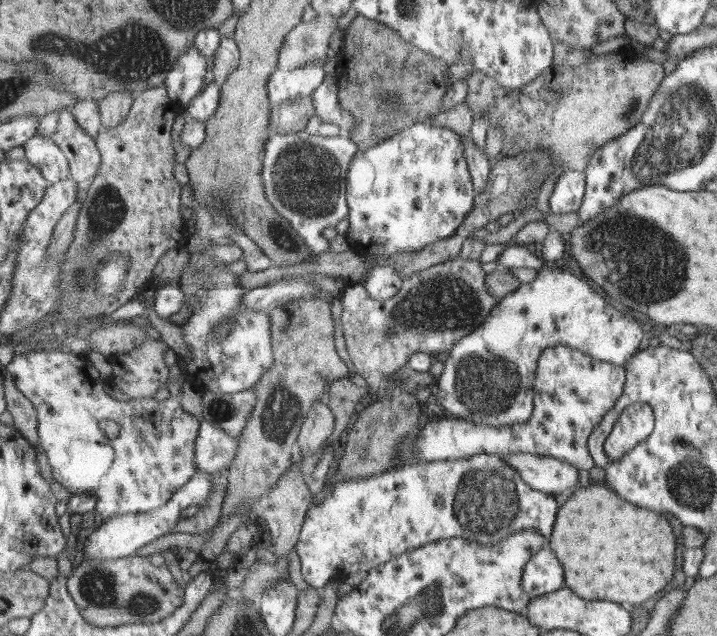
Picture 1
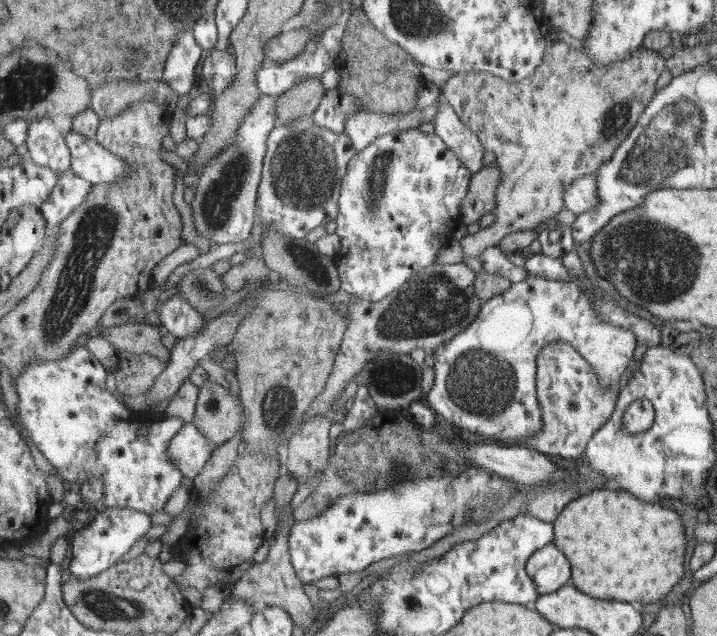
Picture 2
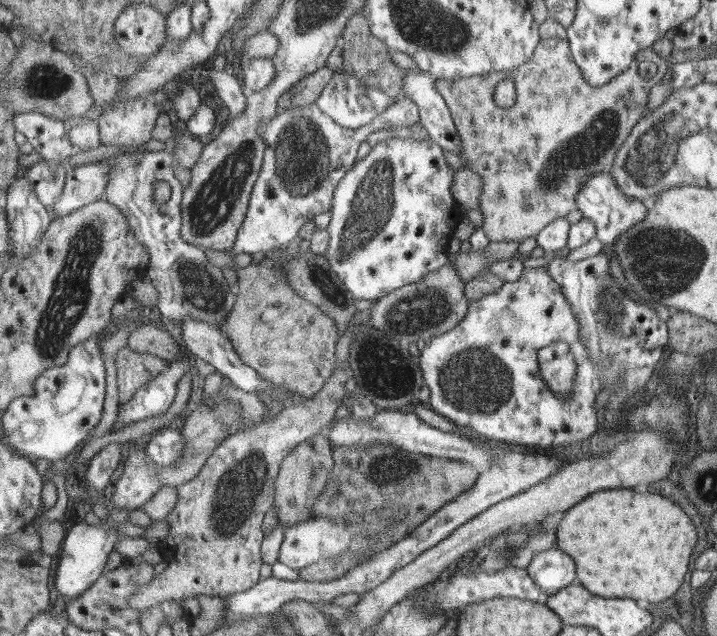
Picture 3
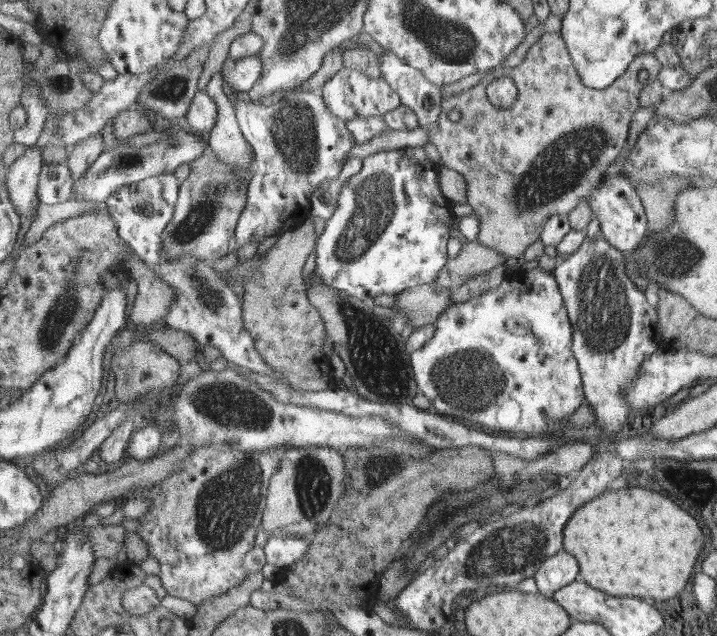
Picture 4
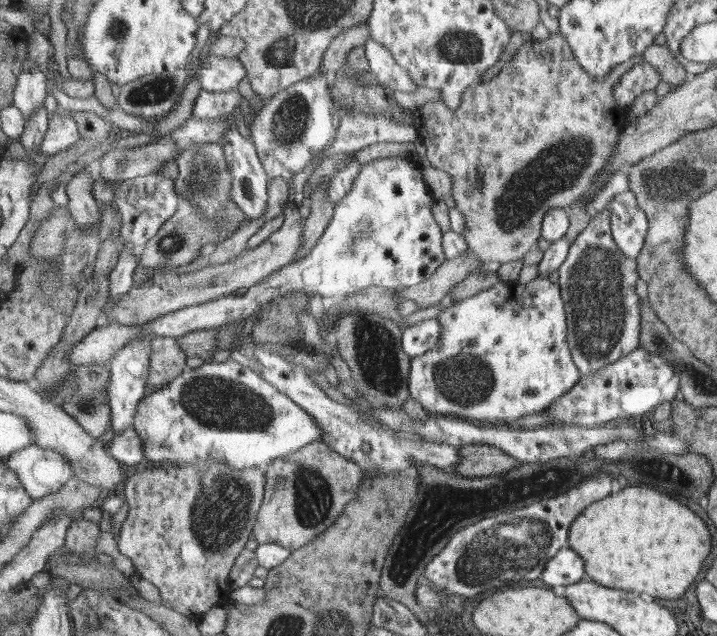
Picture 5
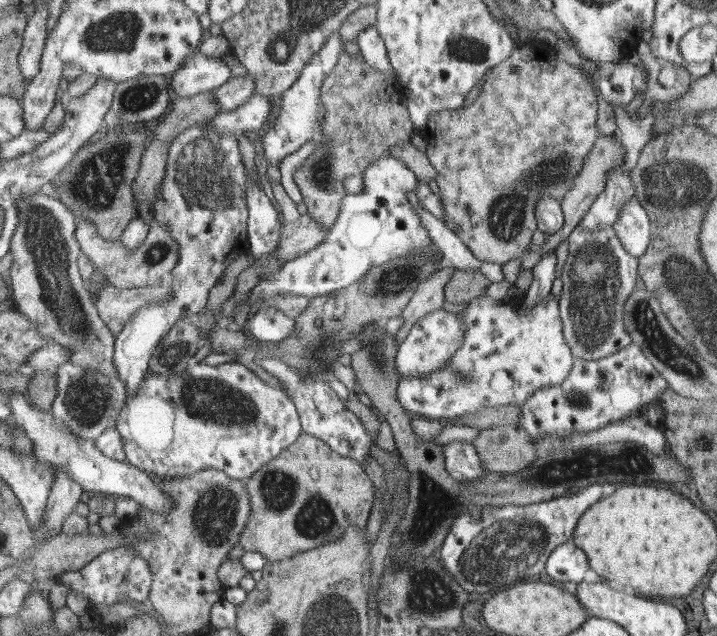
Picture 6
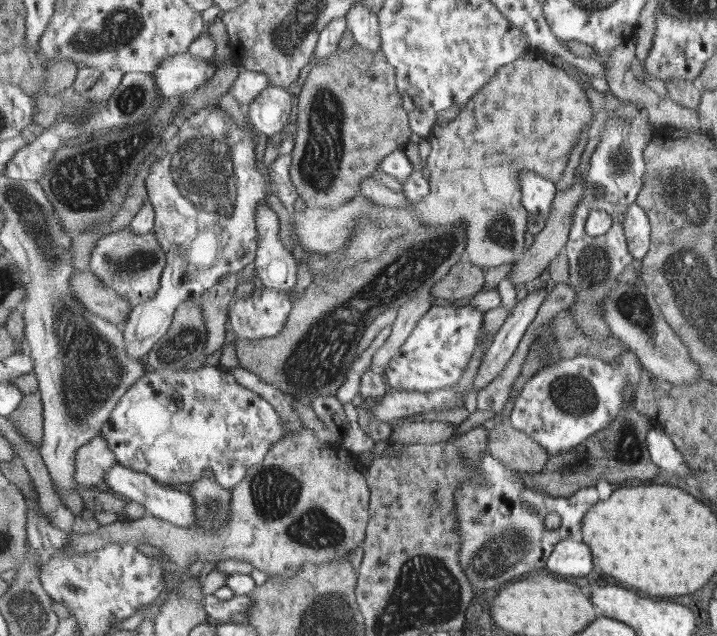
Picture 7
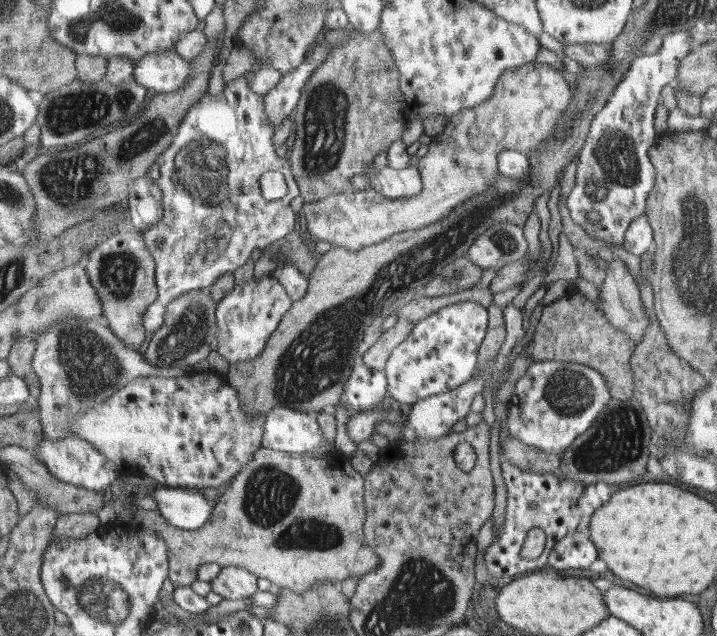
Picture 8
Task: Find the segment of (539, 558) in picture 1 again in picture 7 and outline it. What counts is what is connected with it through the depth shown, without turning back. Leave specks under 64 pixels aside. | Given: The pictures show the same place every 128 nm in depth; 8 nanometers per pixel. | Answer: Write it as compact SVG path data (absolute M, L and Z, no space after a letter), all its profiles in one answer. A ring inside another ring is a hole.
M579 536L563 539L548 558L547 569L551 574L585 578L593 572L593 552Z

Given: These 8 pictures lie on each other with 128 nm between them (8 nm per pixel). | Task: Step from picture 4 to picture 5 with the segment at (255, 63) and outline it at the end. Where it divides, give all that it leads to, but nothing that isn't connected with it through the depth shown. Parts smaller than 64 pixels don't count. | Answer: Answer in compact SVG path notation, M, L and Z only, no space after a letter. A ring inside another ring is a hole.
M207 54L202 58L196 74L201 90L221 92L237 88L243 76L249 72L239 58Z

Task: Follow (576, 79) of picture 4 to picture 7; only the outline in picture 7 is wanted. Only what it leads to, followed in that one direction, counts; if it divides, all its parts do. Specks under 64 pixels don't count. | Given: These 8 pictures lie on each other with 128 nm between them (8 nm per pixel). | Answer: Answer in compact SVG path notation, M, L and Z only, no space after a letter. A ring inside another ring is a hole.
M531 48L519 60L501 66L493 80L479 90L453 120L444 125L435 124L427 138L431 144L431 151L426 158L431 188L428 197L417 204L411 202L409 207L395 208L371 201L369 197L355 192L355 197L335 209L307 206L304 211L295 212L292 219L294 238L307 253L329 253L343 250L351 242L355 230L361 228L363 220L369 220L377 226L381 224L383 228L393 228L399 224L399 228L408 230L463 223L467 227L467 260L484 268L515 263L533 241L527 230L528 210L523 206L519 171L529 169L557 182L567 168L569 154L576 145L575 138L591 120L591 114L591 102L583 91L582 83L564 72L563 68L547 61L539 50L535 52Z

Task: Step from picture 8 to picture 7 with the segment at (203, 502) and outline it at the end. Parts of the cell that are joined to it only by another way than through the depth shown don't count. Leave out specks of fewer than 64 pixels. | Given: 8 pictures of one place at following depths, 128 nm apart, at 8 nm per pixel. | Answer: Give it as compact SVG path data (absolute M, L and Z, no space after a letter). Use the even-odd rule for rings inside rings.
M117 462L114 468L106 475L106 484L115 491L115 495L123 496L124 499L137 501L147 509L147 512L155 517L175 523L176 526L191 528L197 522L195 511L195 499L191 493L182 492L180 487L166 486L155 481L150 475L136 472L126 468Z

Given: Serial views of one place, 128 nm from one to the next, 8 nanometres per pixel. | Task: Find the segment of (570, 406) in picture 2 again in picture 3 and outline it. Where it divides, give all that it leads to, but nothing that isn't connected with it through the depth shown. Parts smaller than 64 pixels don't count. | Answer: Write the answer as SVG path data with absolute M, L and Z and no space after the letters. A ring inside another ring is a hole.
M561 341L547 346L541 350L540 367L547 385L553 387L558 396L570 398L570 392L575 385L577 367L570 348Z

